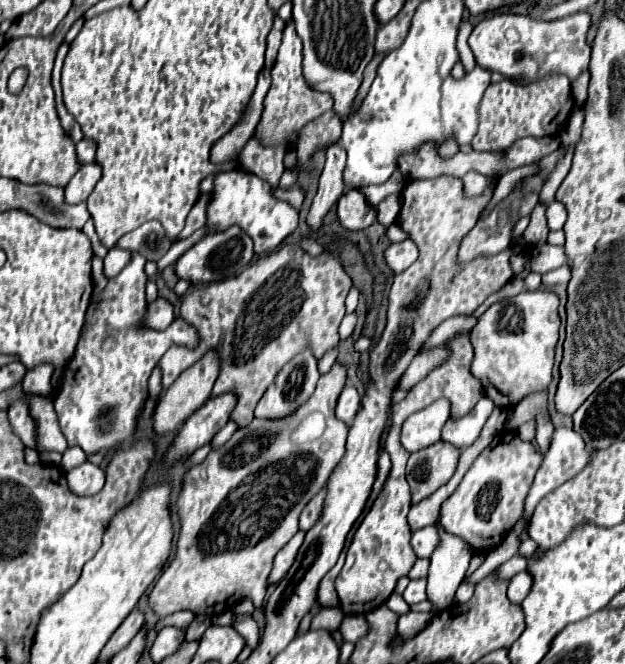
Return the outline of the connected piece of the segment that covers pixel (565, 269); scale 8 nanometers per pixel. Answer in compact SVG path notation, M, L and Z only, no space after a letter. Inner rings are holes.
M563 264L561 268L547 272L547 274L543 276L543 284L545 284L545 286L567 284L567 282L569 282L569 278L571 278L571 270L569 270L569 266L567 266L567 264Z

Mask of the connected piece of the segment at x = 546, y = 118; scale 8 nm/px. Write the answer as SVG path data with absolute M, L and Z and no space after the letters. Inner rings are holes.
M551 76L527 86L511 80L501 80L485 90L479 108L479 130L471 142L473 150L507 150L517 138L523 136L555 136L559 134L573 110L571 82L565 76Z

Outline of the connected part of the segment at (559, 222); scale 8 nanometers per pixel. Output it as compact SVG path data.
M553 202L547 206L547 224L549 224L549 230L559 230L563 228L565 224L565 218L567 218L567 212L565 212L565 206Z

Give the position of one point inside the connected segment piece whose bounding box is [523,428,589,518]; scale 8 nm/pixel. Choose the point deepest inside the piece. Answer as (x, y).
(567, 456)

